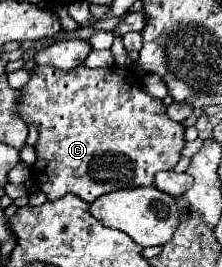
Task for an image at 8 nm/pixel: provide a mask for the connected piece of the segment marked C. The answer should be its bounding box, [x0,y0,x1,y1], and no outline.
[20,65,186,203]

